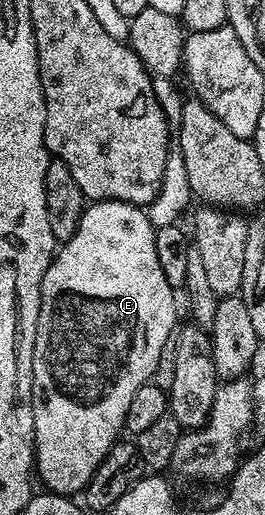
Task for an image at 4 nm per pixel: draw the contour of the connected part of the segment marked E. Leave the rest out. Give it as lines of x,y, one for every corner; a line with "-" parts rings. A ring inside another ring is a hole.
117,199
89,202
85,206
82,221
74,237
70,237
70,241
66,241
57,250
51,265
42,277
40,286
40,312
32,354
32,412
36,434
34,467
38,472
38,479
48,486
45,488
49,492
69,497
83,492
112,444
121,438
126,421
126,409
130,409
130,400
133,399
134,393
138,393
138,389
142,389
144,383
151,380
154,369
158,365
158,357
162,357
162,345
166,345
166,337
170,337
170,333
177,330
176,299
172,295
175,295
174,289
166,281
166,273
162,273
162,265
158,265
158,249
154,249
154,228
148,220
147,210
135,203
123,203

